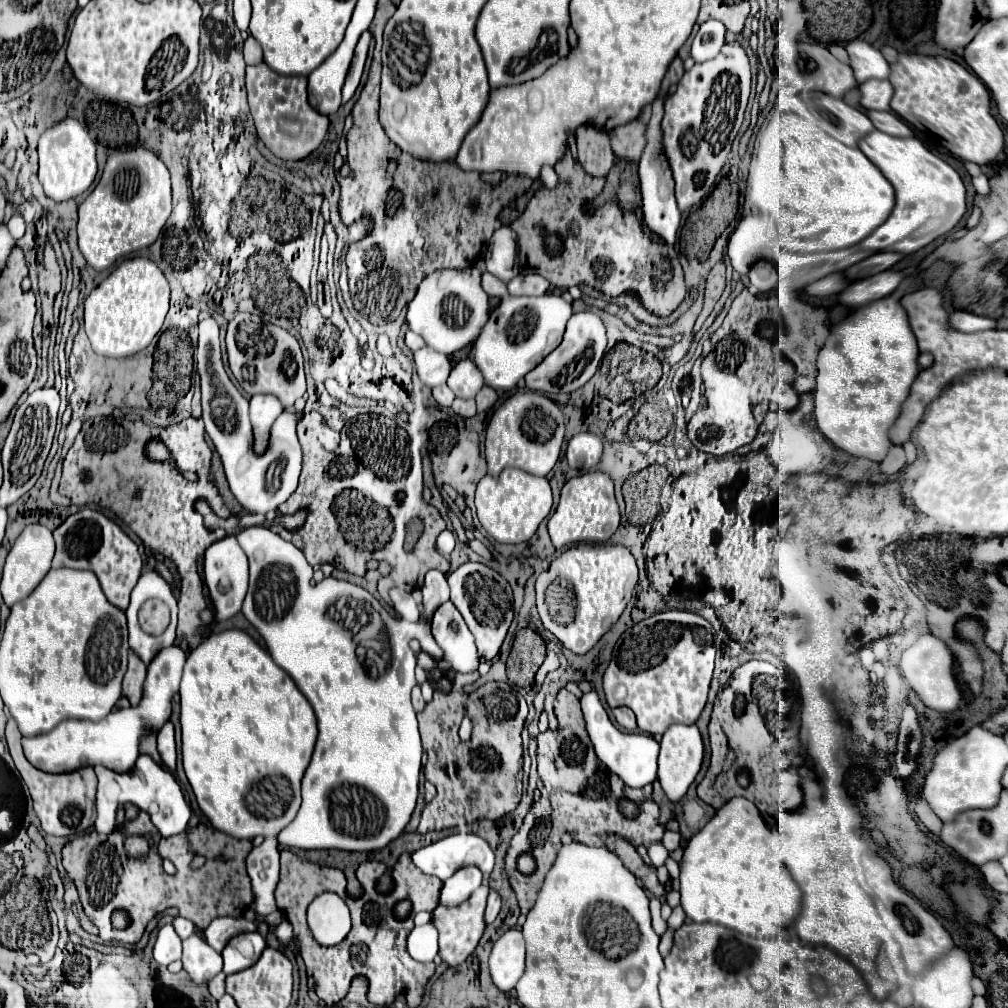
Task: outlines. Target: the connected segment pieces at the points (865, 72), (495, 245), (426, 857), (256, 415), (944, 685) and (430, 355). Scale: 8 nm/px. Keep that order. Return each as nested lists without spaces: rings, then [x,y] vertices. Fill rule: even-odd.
[[[854,39],[846,43],[846,51],[850,55],[850,65],[858,83],[864,83],[868,79],[888,79],[890,67],[876,47],[862,39]]]
[[[500,227],[494,231],[488,251],[486,251],[486,271],[498,275],[502,281],[510,281],[516,275],[516,255],[518,255],[518,241],[516,233],[510,227]]]
[[[456,833],[444,837],[440,843],[432,843],[432,853],[414,851],[412,861],[422,873],[444,881],[466,865],[474,865],[484,875],[490,875],[494,867],[494,851],[474,833]]]
[[[254,395],[250,399],[250,421],[254,427],[254,443],[262,445],[270,437],[270,427],[282,413],[282,405],[274,395]]]
[[[930,633],[922,635],[912,647],[908,647],[902,653],[902,673],[906,675],[910,687],[918,693],[918,697],[922,699],[926,707],[942,711],[942,713],[950,713],[960,707],[962,691],[954,677],[954,657],[950,649],[946,647],[946,643],[936,639],[934,635]]]
[[[422,347],[414,351],[414,361],[416,361],[416,371],[422,383],[428,387],[444,385],[450,373],[450,361],[444,353],[434,351],[432,347]]]

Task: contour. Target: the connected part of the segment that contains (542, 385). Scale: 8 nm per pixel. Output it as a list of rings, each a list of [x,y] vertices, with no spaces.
[[[590,311],[574,313],[568,319],[562,343],[524,377],[526,387],[530,391],[540,393],[572,393],[590,381],[590,377],[598,371],[604,353],[606,353],[606,329],[602,319]]]

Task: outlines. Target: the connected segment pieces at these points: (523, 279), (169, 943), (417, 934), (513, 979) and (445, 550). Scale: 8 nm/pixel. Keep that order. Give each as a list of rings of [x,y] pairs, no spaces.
[[[535,273],[519,274],[507,285],[513,296],[541,296],[548,291],[548,287],[550,283],[542,275]]]
[[[164,925],[158,933],[156,945],[154,945],[154,959],[160,965],[170,965],[172,961],[180,959],[182,947],[180,947],[180,937],[176,935],[172,925]]]
[[[432,921],[412,929],[408,935],[408,953],[420,963],[434,961],[438,953],[438,931]]]
[[[508,929],[492,947],[490,973],[494,985],[510,993],[524,973],[524,939],[520,929]]]
[[[444,531],[444,533],[440,533],[440,537],[438,537],[438,541],[436,541],[436,547],[438,547],[438,551],[442,553],[442,555],[450,555],[452,553],[452,549],[454,549],[454,535],[450,533],[450,531]]]

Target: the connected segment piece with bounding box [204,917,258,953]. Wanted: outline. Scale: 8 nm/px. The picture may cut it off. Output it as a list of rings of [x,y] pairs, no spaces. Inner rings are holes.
[[[216,917],[204,929],[204,939],[214,951],[220,953],[232,937],[248,931],[258,931],[258,923],[248,921],[246,917]]]

